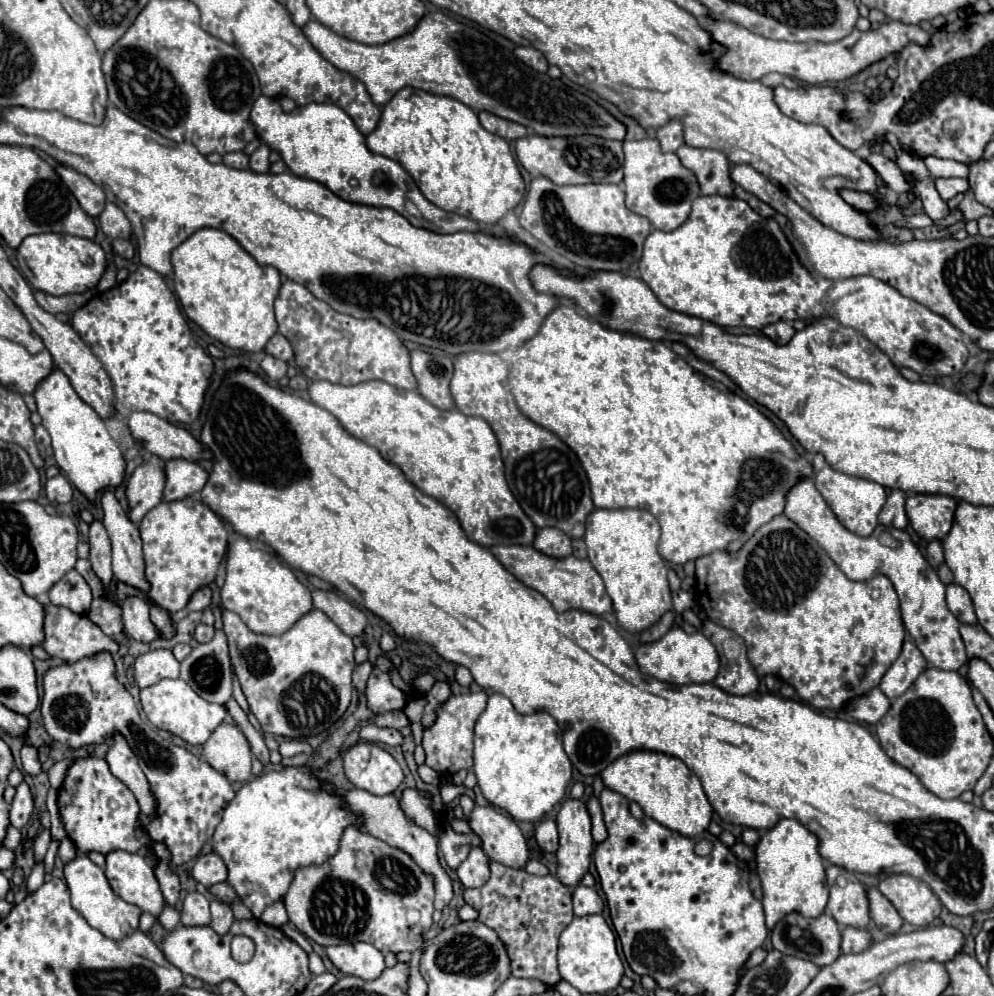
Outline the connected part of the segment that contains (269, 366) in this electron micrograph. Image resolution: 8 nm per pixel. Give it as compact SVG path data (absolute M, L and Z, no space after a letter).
M264 356L264 360L260 362L262 370L266 372L266 376L270 380L280 380L286 374L286 362L274 358L274 356Z

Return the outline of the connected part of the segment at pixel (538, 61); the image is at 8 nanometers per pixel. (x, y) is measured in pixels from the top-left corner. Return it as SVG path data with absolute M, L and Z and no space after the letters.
M518 46L518 48L514 50L514 54L516 54L526 66L530 66L530 68L534 68L534 70L540 70L540 72L546 72L546 70L548 70L548 62L546 62L544 54L538 52L536 48Z

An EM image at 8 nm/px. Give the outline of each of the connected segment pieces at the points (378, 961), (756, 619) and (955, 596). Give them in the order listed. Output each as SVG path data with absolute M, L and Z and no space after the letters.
M368 942L326 946L326 956L344 974L358 976L362 980L376 980L384 966L384 956Z
M778 514L738 552L712 552L696 560L698 602L712 622L734 630L744 638L748 660L758 676L774 674L792 684L798 696L818 710L840 710L856 696L880 684L888 666L898 658L906 636L898 594L884 574L866 582L854 582L832 562L832 558L784 514Z
M948 584L946 586L946 602L948 602L948 610L958 618L960 624L976 624L978 622L970 594L962 586Z

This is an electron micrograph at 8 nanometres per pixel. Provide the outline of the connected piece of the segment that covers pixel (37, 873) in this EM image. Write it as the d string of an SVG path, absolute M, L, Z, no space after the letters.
M40 862L40 864L34 866L34 870L32 870L32 874L28 876L28 880L24 882L24 886L26 886L26 892L32 894L32 892L36 892L42 884L44 884L44 866L42 866L42 862Z

